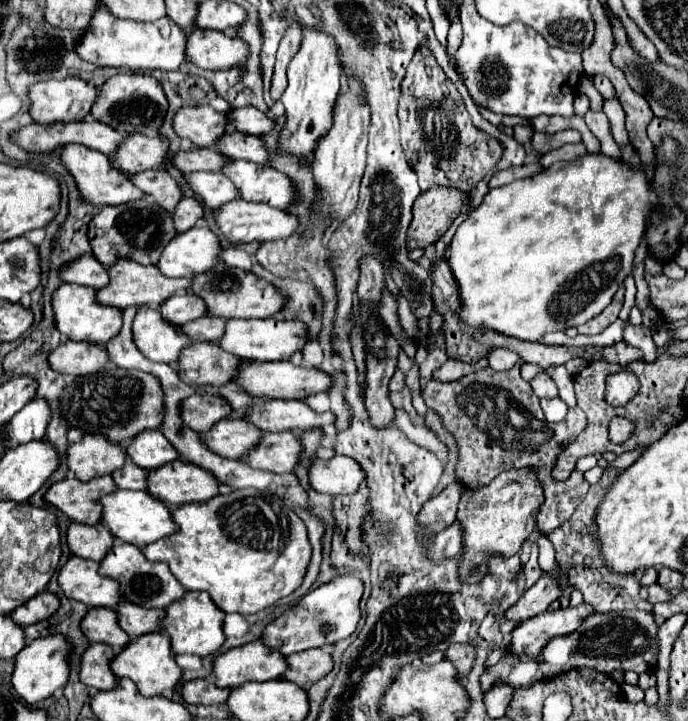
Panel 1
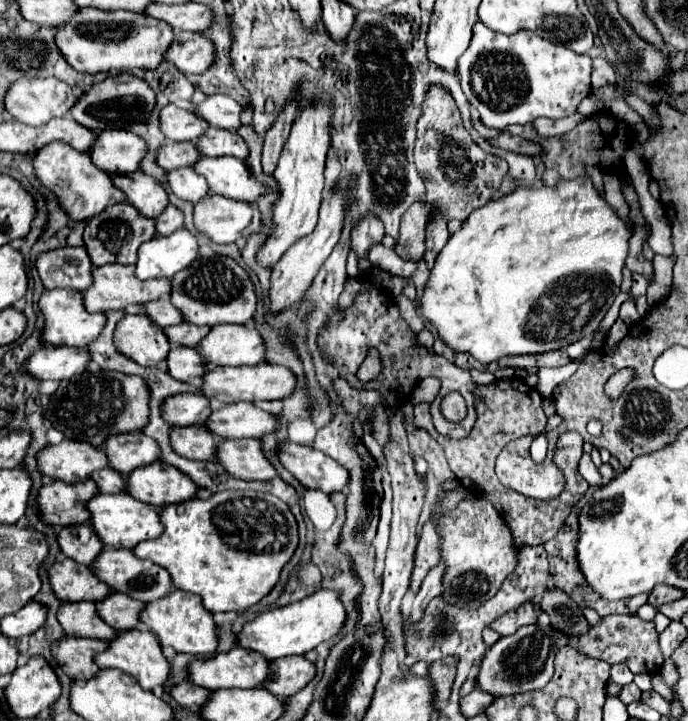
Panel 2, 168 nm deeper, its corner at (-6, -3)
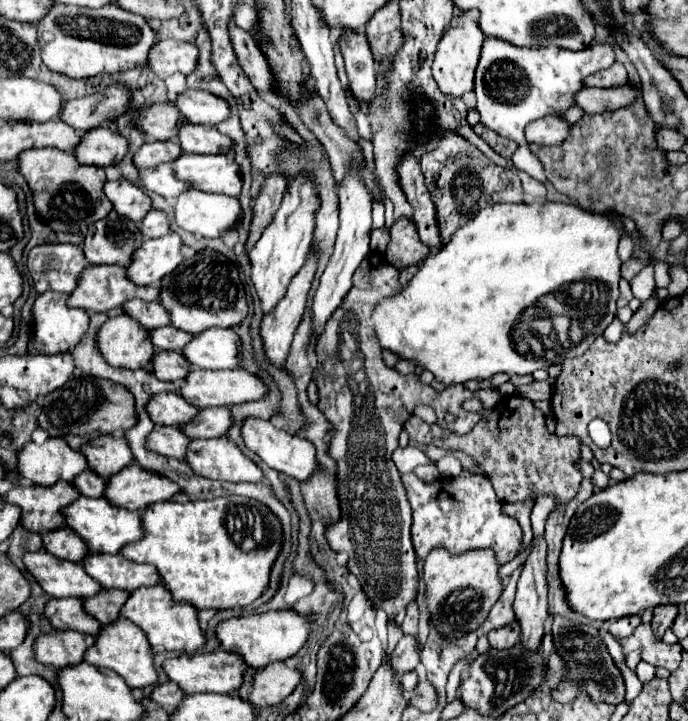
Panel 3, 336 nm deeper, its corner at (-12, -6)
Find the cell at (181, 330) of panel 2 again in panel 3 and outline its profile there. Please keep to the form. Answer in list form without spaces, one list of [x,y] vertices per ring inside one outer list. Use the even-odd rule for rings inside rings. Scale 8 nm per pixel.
[[[162,326],[156,330],[150,330],[150,340],[156,350],[180,352],[192,340],[192,334],[176,330],[174,326]]]

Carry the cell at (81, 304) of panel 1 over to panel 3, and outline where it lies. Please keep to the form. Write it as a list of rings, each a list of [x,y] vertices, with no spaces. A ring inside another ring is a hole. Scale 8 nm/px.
[[[44,292],[36,298],[32,306],[34,316],[34,332],[28,342],[30,354],[60,354],[70,352],[82,338],[82,334],[88,328],[88,314],[80,308],[68,308],[66,306],[68,296],[60,292]]]

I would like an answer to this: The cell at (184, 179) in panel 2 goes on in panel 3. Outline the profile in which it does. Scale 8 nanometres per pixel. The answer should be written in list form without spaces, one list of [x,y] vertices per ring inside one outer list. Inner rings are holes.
[[[160,164],[156,168],[140,170],[140,178],[148,192],[156,192],[156,194],[164,196],[166,200],[176,200],[178,194],[188,188],[188,184],[176,180],[170,164]]]

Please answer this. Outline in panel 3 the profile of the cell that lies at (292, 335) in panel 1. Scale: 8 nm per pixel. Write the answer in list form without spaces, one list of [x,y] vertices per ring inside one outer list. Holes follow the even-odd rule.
[[[208,328],[188,342],[182,350],[184,358],[196,368],[228,370],[240,364],[240,338],[232,328]]]

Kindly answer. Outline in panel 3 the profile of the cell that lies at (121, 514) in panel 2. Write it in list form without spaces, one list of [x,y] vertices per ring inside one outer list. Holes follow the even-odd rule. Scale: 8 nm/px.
[[[76,498],[72,504],[62,508],[62,516],[66,516],[66,526],[72,528],[86,544],[90,552],[108,552],[116,554],[124,544],[136,542],[142,538],[142,520],[138,512],[128,512],[124,508],[116,508],[108,504],[106,498],[90,500],[90,498]]]

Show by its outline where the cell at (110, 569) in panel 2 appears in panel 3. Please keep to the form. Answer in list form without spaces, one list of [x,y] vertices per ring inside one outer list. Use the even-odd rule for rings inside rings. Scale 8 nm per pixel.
[[[88,554],[82,560],[82,568],[88,576],[98,580],[102,588],[122,588],[136,590],[140,586],[156,586],[162,584],[156,566],[152,564],[136,564],[126,560],[122,554],[104,556],[104,554]]]

